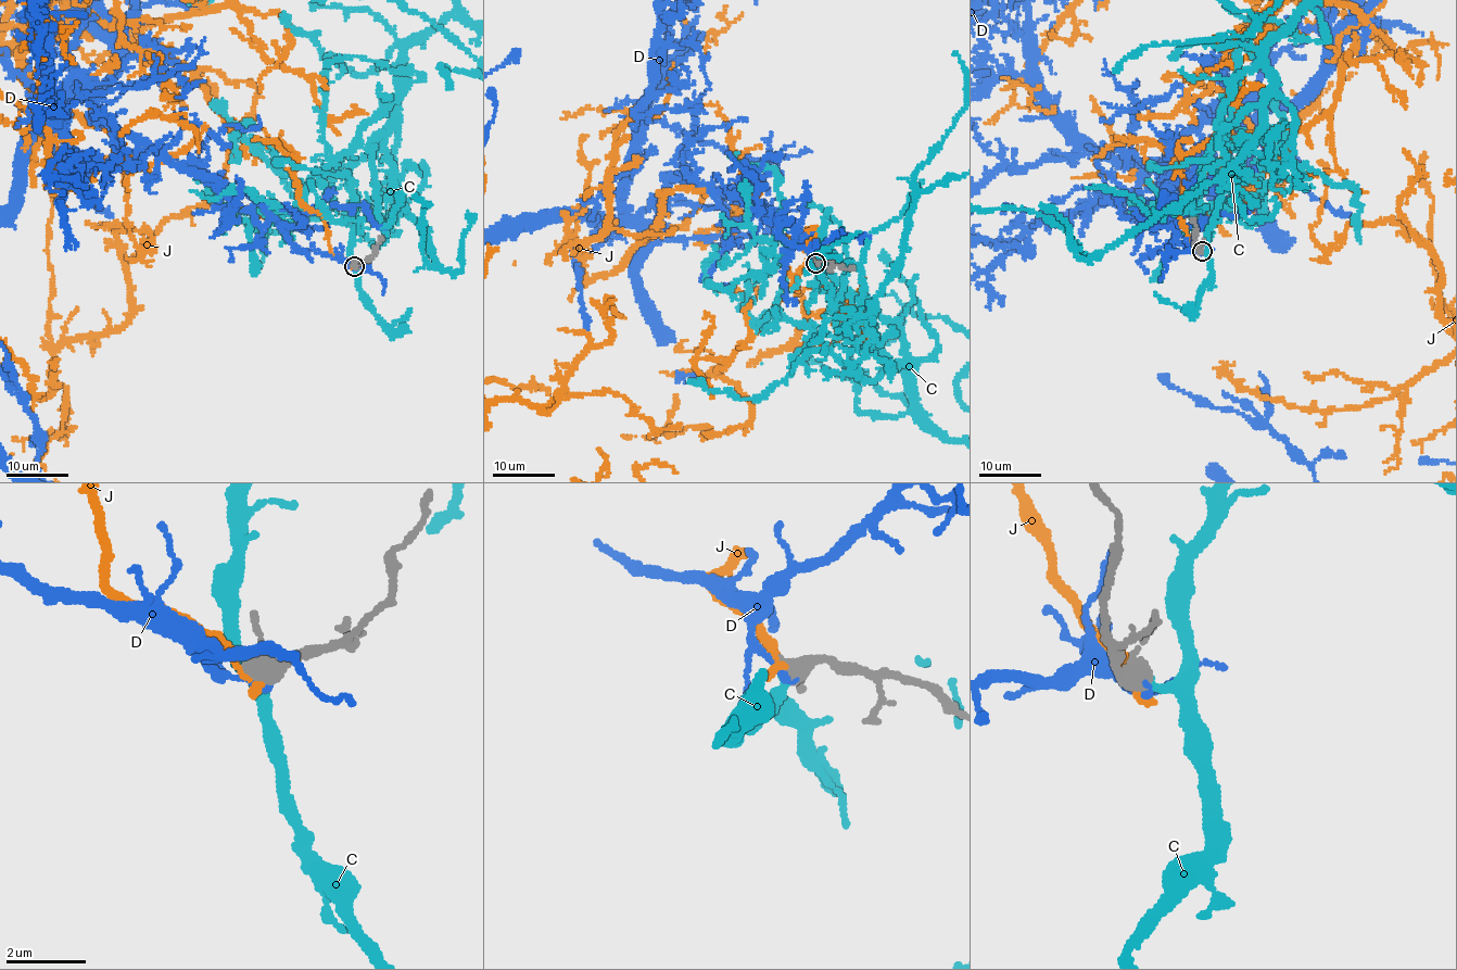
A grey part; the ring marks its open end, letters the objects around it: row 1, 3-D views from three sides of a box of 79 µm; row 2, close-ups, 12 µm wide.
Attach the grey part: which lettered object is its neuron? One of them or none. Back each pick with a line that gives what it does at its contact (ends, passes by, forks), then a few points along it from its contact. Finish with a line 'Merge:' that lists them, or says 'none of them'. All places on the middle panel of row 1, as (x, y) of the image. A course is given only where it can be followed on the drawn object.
C: it passes by
Merge: C

